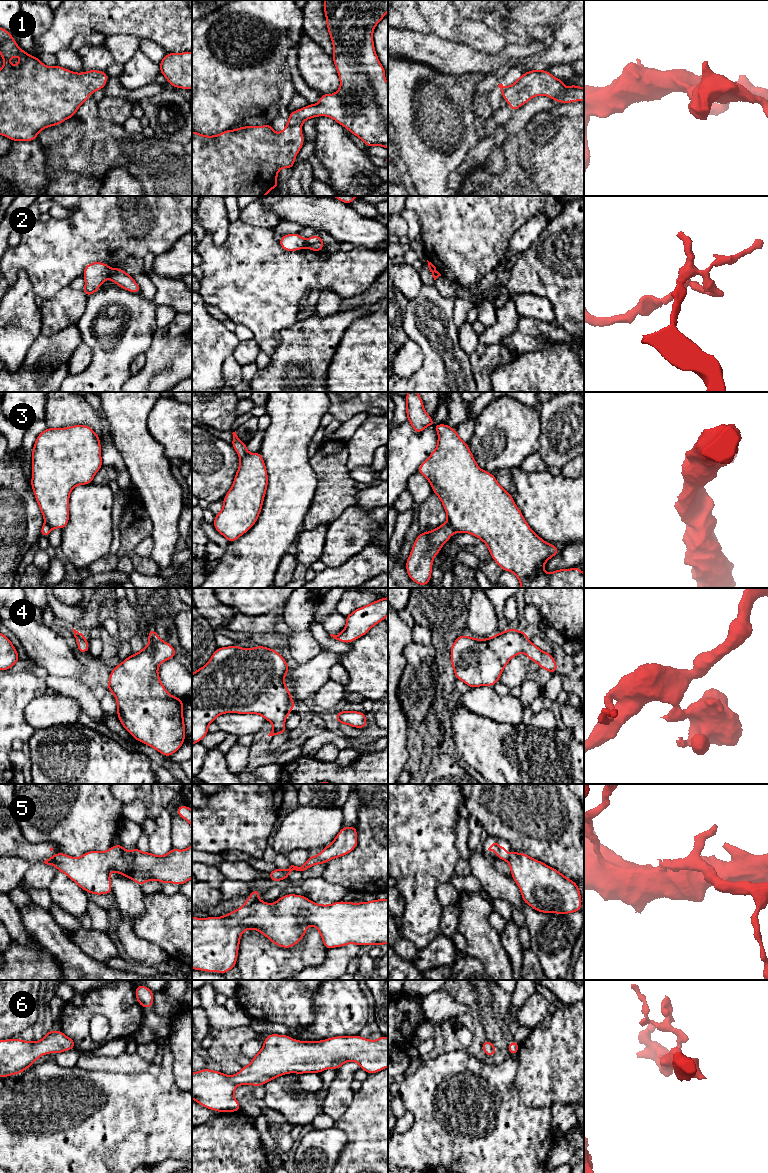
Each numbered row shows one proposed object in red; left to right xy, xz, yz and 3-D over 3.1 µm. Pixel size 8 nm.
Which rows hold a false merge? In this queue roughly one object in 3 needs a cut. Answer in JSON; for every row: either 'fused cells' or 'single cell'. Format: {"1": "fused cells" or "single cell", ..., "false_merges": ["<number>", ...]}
{"1": "single cell", "2": "fused cells", "3": "fused cells", "4": "single cell", "5": "fused cells", "6": "single cell", "false_merges": ["2", "3", "5"]}

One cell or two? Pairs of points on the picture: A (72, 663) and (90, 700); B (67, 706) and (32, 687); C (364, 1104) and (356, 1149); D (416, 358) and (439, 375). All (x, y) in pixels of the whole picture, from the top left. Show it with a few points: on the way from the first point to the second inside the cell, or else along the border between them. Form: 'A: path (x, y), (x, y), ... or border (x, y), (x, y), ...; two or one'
A: border (57, 677), (77, 678), (83, 681); two
B: border (45, 693), (35, 697), (25, 707); two
C: path (364, 1115), (364, 1138); one
D: border (413, 340), (422, 351), (423, 363), (405, 378); two

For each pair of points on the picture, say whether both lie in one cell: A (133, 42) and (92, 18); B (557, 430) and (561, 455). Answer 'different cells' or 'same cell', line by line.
A: different cells
B: same cell

